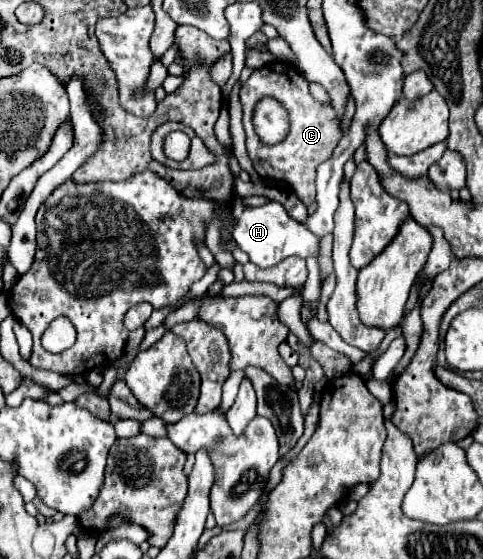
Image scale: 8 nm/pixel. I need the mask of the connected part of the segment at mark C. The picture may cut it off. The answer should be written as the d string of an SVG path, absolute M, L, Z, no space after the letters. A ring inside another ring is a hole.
M273 62L269 66L263 66L251 74L251 78L241 84L241 106L243 106L243 126L247 132L247 152L253 162L255 172L263 180L283 182L287 184L297 198L309 206L315 202L315 170L321 162L325 162L335 146L341 140L341 126L337 124L337 114L331 106L325 106L309 94L309 82L297 74L297 68L289 62ZM261 98L275 98L281 106L289 112L289 134L279 144L267 146L257 144L257 132L253 128L253 110L257 106L257 100Z

